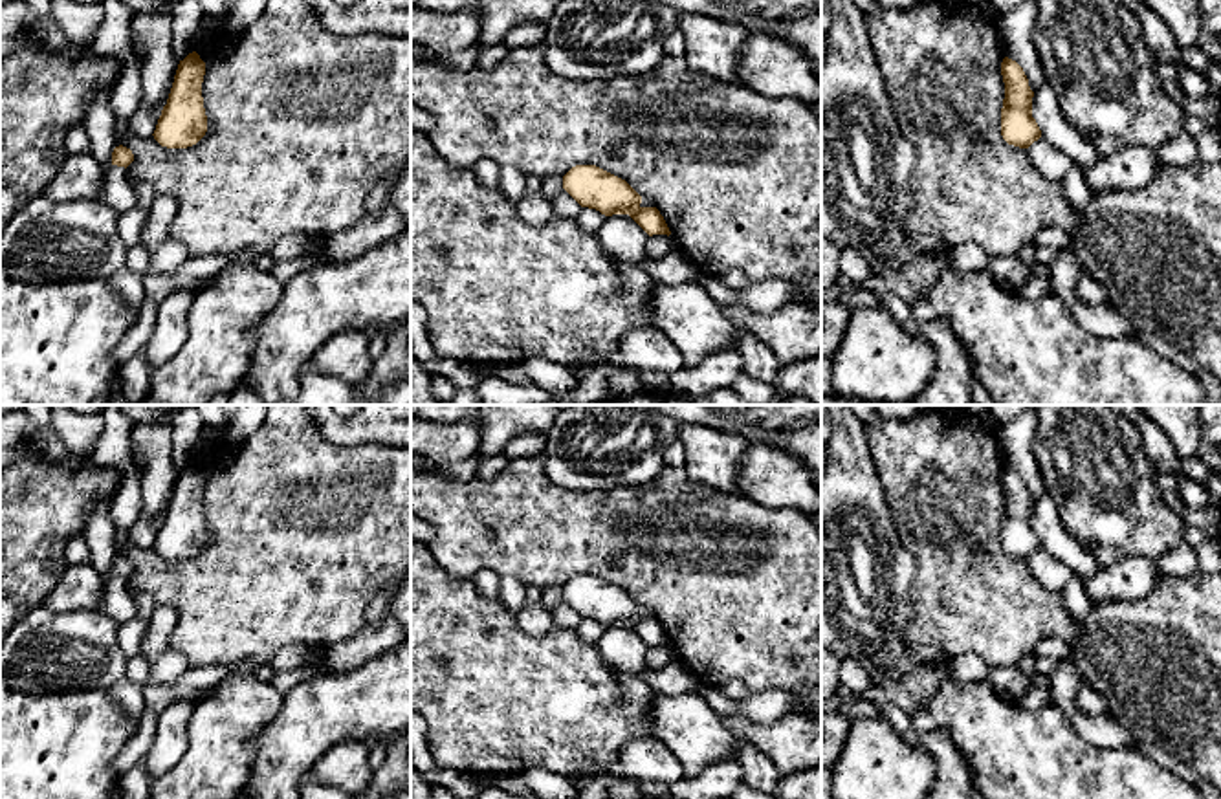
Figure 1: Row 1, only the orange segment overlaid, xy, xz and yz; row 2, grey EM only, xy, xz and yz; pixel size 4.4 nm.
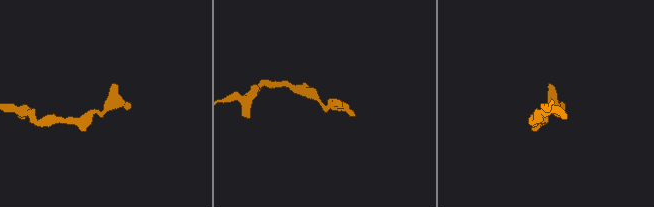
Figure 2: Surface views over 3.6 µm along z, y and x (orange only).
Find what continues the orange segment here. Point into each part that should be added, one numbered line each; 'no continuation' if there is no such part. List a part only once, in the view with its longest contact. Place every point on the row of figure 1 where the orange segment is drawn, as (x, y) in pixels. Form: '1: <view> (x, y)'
no continuation

